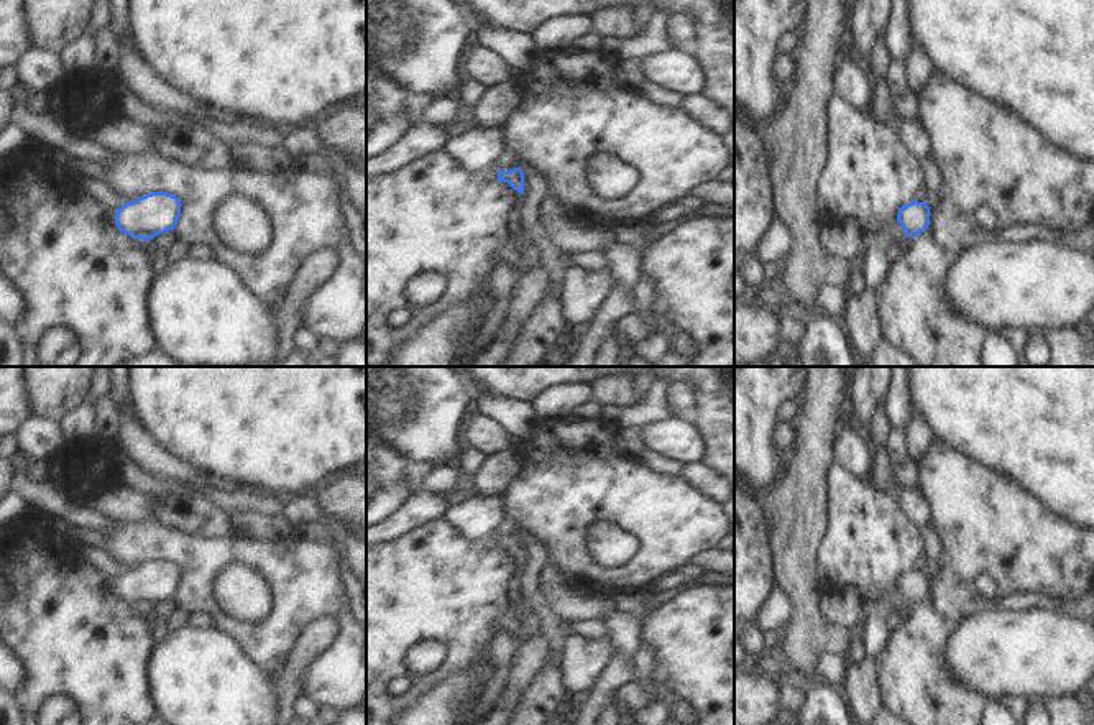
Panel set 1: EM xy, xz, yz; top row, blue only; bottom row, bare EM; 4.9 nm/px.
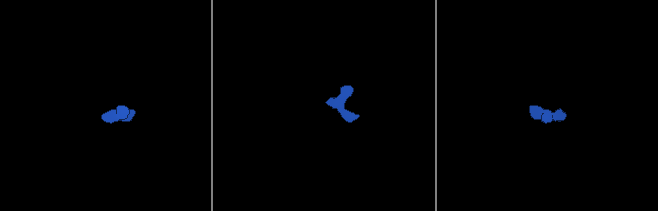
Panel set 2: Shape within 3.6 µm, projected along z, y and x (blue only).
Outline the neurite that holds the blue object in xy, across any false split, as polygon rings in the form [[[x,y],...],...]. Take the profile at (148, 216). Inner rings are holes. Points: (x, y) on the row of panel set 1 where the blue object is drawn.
[[[151,192],[126,202],[120,209],[102,209],[102,225],[117,227],[125,235],[145,242],[174,230],[181,217],[179,197],[168,192]]]

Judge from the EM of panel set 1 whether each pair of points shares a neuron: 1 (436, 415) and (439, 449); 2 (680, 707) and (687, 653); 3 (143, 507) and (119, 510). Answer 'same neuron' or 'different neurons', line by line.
1: same neuron
2: different neurons
3: same neuron

